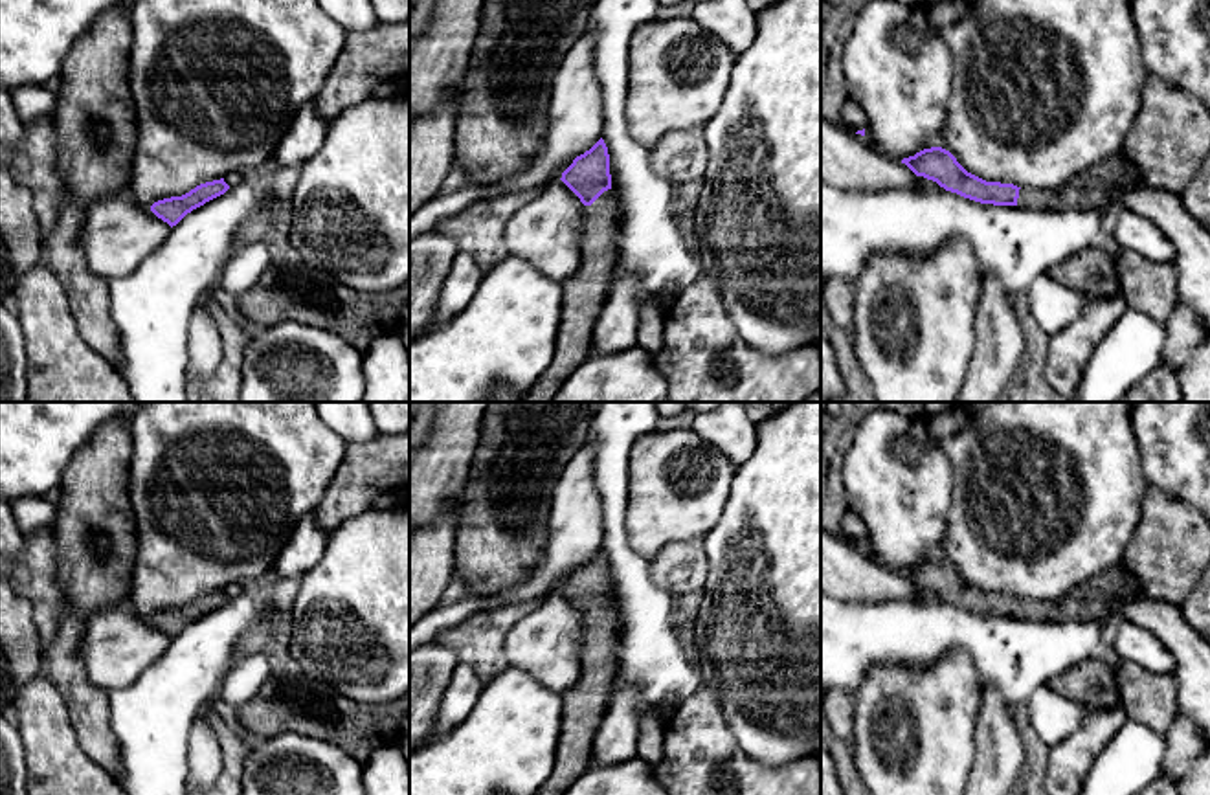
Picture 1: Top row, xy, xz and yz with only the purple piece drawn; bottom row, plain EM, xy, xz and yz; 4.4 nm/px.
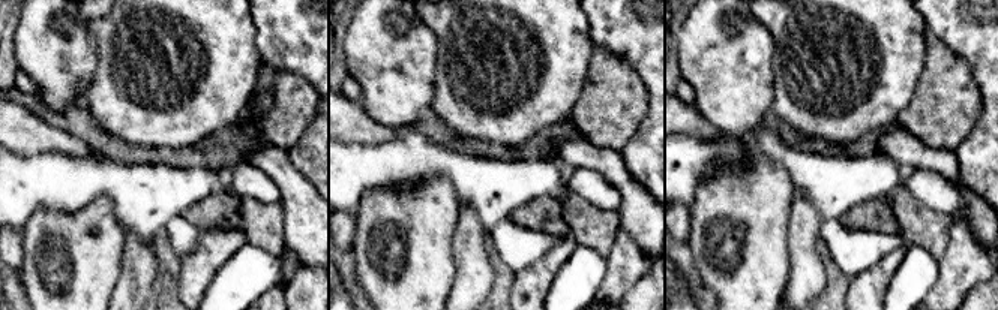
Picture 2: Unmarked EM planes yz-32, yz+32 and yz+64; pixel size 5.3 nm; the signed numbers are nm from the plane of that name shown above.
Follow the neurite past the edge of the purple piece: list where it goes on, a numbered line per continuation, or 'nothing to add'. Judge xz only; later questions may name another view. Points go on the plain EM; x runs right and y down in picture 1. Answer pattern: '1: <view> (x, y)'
1: xz (584, 704)

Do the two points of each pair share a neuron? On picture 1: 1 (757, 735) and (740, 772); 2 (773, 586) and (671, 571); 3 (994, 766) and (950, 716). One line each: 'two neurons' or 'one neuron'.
1: two neurons
2: two neurons
3: two neurons

